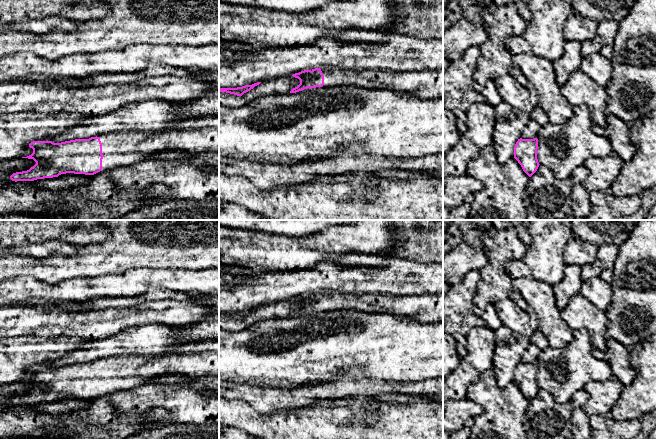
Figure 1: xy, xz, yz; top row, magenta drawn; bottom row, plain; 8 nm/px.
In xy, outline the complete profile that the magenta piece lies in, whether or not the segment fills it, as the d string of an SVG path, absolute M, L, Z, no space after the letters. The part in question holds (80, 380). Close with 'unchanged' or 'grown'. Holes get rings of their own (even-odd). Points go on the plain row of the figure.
M219 341L187 343L177 351L170 351L164 355L114 355L89 363L75 363L61 367L54 367L48 364L34 365L29 368L29 371L33 373L33 377L22 382L33 383L36 388L27 395L13 397L10 400L12 405L34 405L37 403L58 401L66 397L94 399L100 395L138 388L169 372L182 374L191 379L208 376L219 379Z; grown

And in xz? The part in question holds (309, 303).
M321 291L311 294L304 294L292 299L300 304L300 308L293 312L290 317L296 317L304 313L316 311L331 311L353 309L367 313L393 311L401 318L407 318L416 322L443 321L443 291L435 294L420 294L413 296L396 296L390 294L363 294L339 293L335 291Z; grown

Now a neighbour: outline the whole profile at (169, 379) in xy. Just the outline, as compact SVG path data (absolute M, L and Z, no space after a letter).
M166 373L164 375L161 375L149 383L153 385L158 386L172 386L172 387L178 387L178 386L184 386L188 383L190 383L193 379L177 373Z

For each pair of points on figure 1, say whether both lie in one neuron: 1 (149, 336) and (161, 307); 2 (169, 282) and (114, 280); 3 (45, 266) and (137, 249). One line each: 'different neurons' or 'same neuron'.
1: different neurons
2: same neuron
3: same neuron

